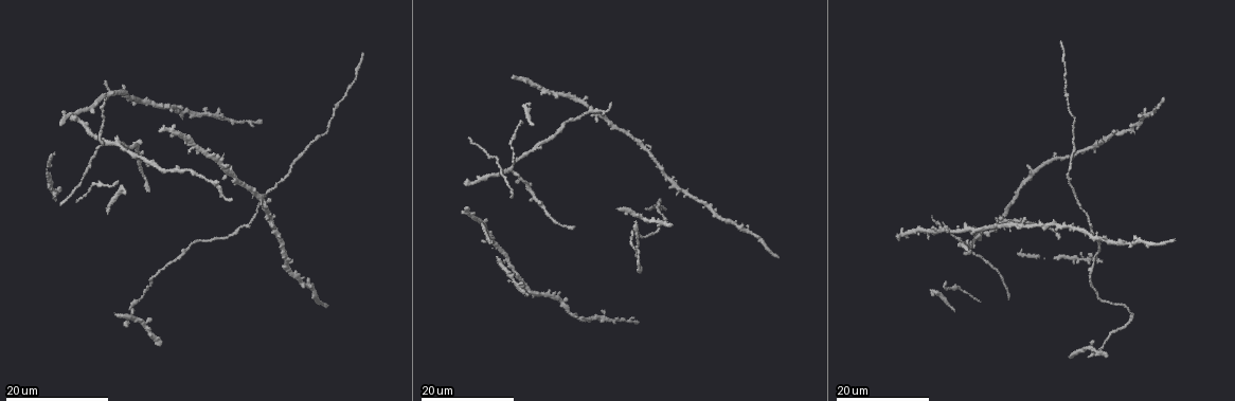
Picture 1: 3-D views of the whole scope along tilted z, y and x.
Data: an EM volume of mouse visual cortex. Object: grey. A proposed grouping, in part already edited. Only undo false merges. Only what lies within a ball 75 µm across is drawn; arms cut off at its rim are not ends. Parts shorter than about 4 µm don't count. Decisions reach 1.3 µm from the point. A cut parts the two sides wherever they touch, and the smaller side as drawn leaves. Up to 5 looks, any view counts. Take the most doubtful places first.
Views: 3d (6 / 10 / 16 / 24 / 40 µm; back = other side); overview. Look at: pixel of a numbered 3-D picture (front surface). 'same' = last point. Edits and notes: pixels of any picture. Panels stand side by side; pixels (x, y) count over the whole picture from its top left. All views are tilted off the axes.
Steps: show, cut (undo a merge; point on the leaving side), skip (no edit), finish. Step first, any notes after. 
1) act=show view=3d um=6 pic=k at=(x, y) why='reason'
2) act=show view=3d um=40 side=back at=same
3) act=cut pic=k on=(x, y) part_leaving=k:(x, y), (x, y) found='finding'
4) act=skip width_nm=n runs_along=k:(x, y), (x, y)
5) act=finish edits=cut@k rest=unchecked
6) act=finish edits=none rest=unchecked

act=show view=3d um=24 pic=1 at=(681, 191) why='side arm on a straight run'

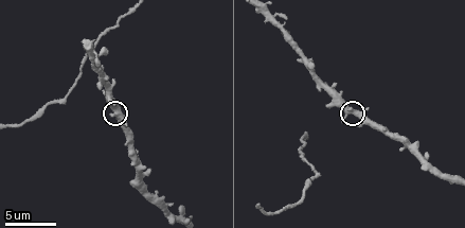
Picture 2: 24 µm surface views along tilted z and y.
act=show view=3d um=10 pic=2 at=(116, 111)

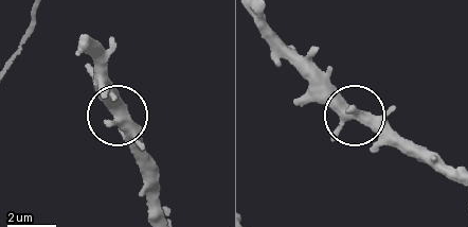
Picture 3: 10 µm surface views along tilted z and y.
act=skip width_nm=390 runs_along=3:(85, 38), (129, 127), (137, 160) found='all the same cell'

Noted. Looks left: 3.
act=show view=3d um=24 pic=1 at=(585, 112)

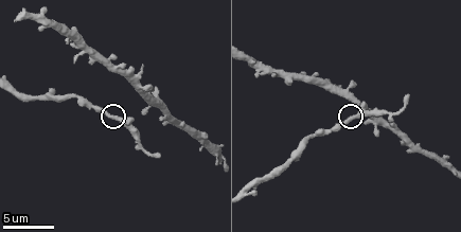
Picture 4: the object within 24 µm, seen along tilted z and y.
act=show view=3d um=10 pic=4 at=(350, 119)

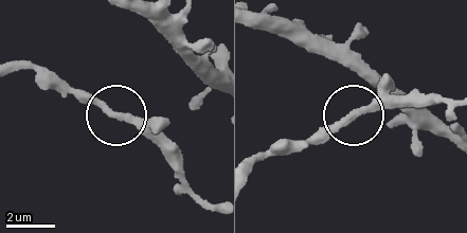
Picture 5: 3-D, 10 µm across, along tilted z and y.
act=show view=3d um=6 pic=5 at=(116, 112)

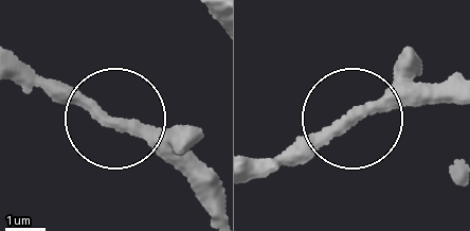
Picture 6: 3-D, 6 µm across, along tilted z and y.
act=skip runs_along=6:(110, 114), (31, 73) found='all the same cell'

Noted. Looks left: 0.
act=finish edits=none rest=unchecked

